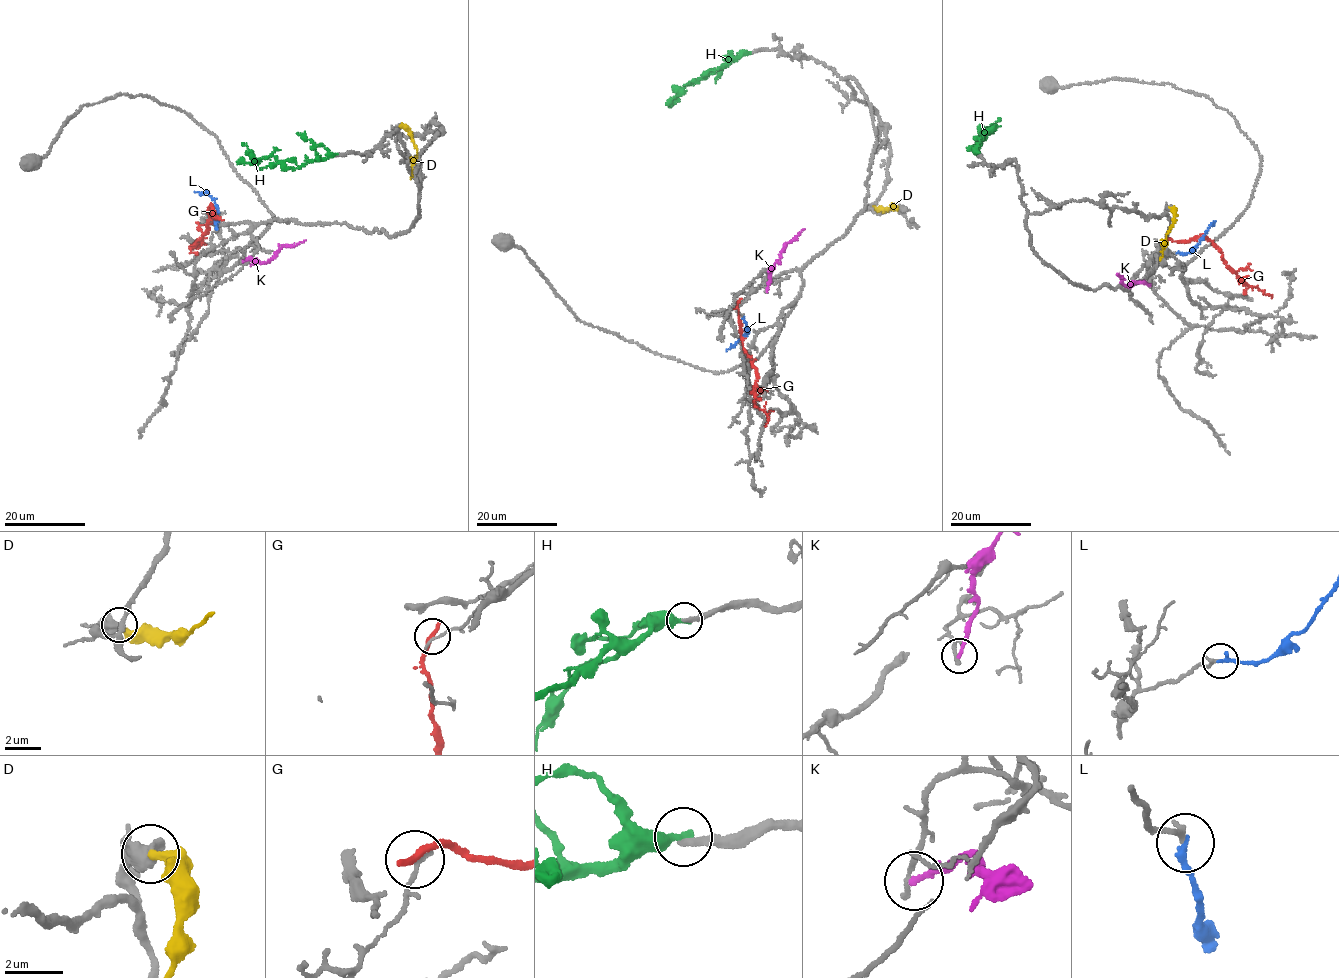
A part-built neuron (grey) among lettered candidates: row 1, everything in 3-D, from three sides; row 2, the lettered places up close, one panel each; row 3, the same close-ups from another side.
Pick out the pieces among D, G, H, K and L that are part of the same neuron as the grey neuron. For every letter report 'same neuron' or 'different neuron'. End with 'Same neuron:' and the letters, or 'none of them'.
D: different neuron
G: different neuron
H: different neuron
K: different neuron
L: same neuron
Same neuron: L

